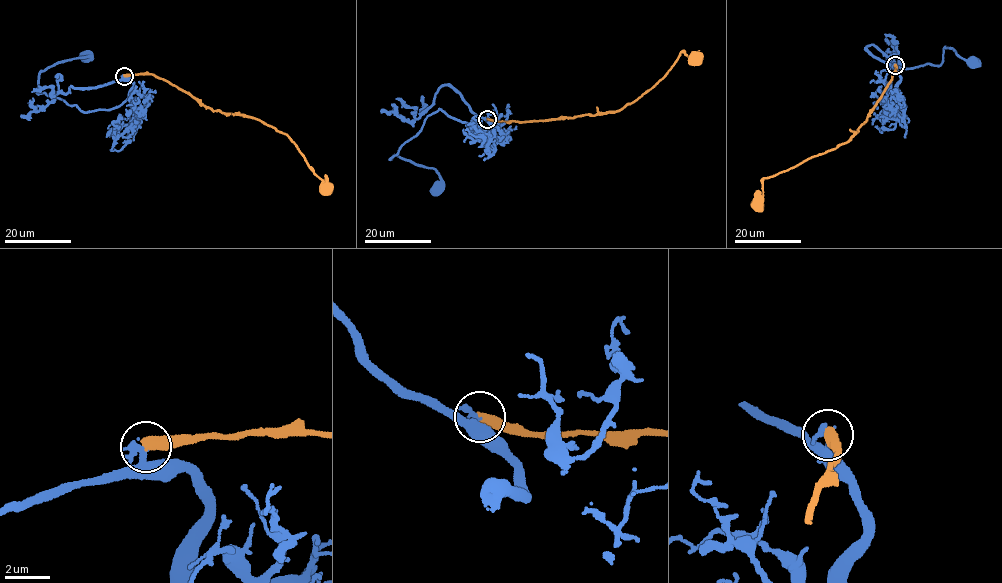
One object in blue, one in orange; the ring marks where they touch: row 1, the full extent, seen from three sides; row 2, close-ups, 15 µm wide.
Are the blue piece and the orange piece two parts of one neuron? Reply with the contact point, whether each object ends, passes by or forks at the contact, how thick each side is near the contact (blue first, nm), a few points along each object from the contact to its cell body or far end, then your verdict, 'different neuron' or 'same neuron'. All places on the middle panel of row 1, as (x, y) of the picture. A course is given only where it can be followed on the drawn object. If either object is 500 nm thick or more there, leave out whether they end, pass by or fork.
(487, 119) | blue ends | orange ends | 320/480 nm | blue via (487, 118), (493, 130), (488, 131), (438, 109), (389, 159), (393, 154), (433, 168), (442, 181), (438, 188) | orange via (487, 118), (537, 121), (620, 111), (655, 85), (681, 52), (695, 57) | different neuron

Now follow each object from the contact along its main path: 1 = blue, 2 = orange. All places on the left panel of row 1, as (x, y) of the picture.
1: (124, 76), (133, 84), (129, 96), (111, 109), (85, 112), (37, 93), (41, 71), (87, 55)
2: (124, 76), (154, 74), (214, 111), (256, 118), (276, 128), (287, 135), (326, 191)

